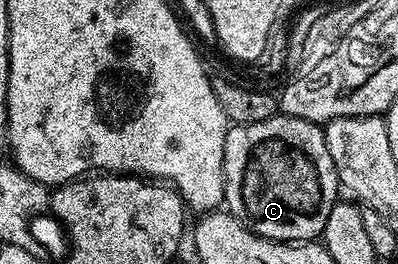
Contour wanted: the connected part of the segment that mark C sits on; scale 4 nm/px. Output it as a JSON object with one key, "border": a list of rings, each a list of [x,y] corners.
{"border":[[[277,114],[266,122],[229,127],[224,147],[224,204],[227,211],[241,220],[251,232],[268,240],[315,241],[323,233],[330,210],[338,203],[336,191],[341,191],[341,188],[321,125],[297,116]]]}

